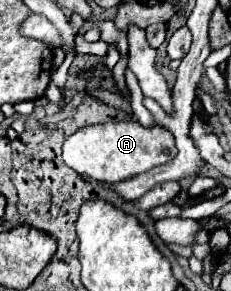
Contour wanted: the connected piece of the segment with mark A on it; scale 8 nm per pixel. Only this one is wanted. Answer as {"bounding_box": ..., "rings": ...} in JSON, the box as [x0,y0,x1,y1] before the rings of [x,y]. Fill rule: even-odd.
{"bounding_box":[63,121,177,183],"rings":[[[109,121],[103,125],[91,125],[77,129],[63,143],[63,161],[81,175],[87,175],[105,183],[119,183],[145,173],[157,165],[171,161],[177,155],[175,137],[169,129],[161,125],[143,127],[141,123],[129,121]]]}

